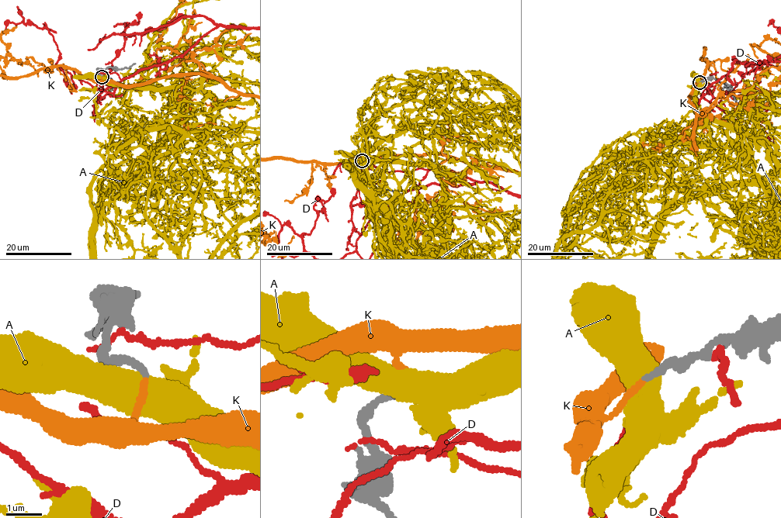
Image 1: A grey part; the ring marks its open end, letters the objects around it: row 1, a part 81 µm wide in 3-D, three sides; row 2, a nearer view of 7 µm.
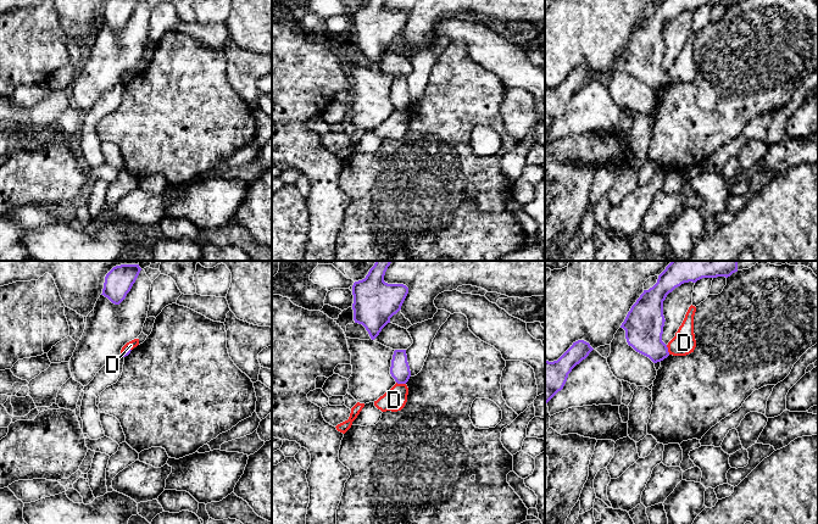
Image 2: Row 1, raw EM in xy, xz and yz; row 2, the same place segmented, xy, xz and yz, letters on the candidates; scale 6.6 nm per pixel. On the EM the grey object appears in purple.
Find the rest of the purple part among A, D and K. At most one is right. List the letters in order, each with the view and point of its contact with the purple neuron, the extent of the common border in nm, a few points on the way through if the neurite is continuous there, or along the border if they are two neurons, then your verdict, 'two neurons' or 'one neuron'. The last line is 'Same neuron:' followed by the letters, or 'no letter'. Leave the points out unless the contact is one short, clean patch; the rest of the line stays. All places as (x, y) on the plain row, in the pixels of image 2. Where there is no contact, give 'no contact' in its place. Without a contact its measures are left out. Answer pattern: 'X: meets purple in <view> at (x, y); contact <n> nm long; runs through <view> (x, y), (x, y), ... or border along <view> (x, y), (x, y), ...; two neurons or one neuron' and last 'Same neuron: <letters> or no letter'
A: no contact; two neurons
D: meets purple in xz at (401, 110); contact 70 nm long; border along xz (396, 109), (405, 111); two neurons
K: no contact; one neuron
Same neuron: K

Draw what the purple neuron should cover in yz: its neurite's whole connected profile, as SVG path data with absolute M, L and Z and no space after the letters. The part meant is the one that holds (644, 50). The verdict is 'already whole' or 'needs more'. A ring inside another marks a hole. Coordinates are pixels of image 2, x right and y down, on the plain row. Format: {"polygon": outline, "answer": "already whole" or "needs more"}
{"polygon": "M661 0L657 10L644 17L631 33L621 55L625 57L629 73L649 84L653 90L669 83L662 68L664 43L663 28L667 22L684 10L696 10L702 5L730 4L733 0Z", "answer": "already whole"}

